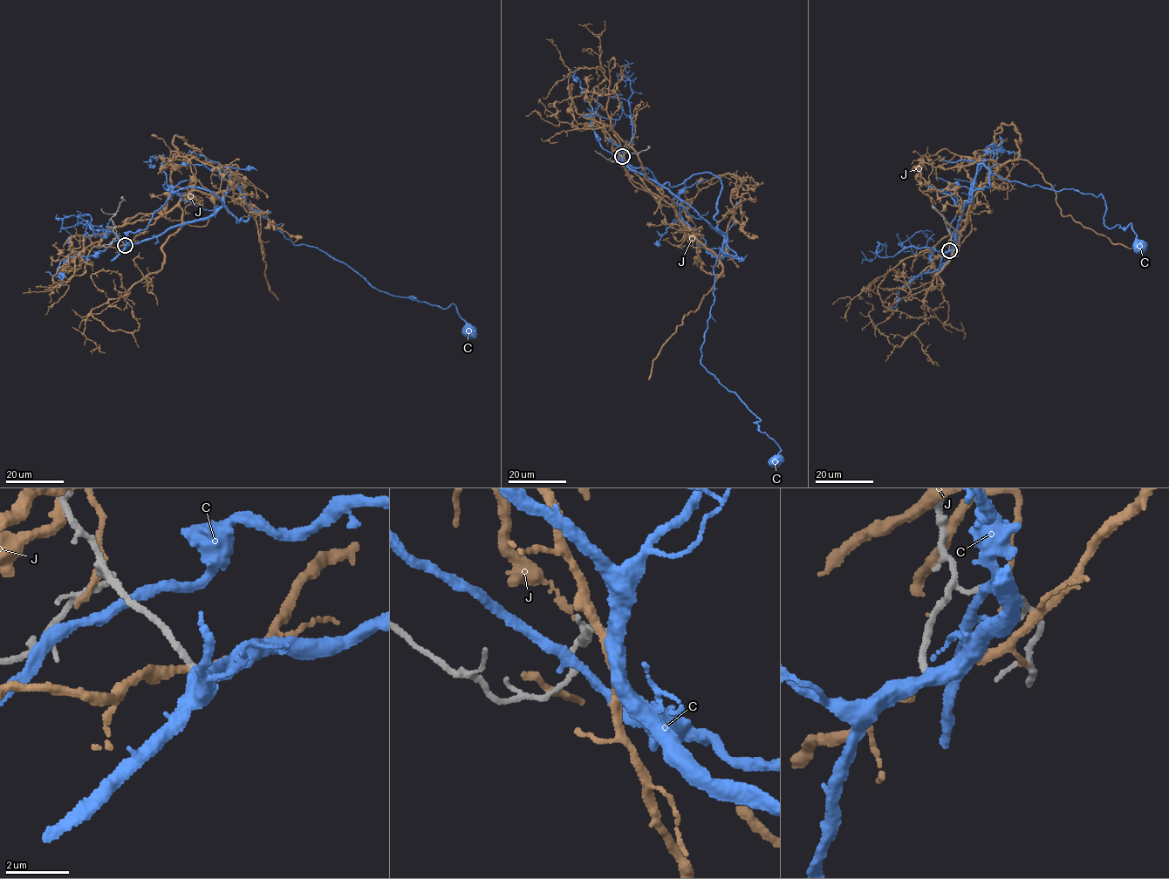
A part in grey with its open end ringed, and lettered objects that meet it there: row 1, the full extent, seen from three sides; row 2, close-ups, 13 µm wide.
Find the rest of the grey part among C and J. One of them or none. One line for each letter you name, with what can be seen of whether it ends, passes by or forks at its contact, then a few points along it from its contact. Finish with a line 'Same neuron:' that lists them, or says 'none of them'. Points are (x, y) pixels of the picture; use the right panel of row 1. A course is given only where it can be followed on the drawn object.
C: it passes by; it runs (949, 250), (984, 164), (1008, 180), (1101, 194), (1105, 226), (1124, 230), (1131, 223), (1138, 245)
Same neuron: C

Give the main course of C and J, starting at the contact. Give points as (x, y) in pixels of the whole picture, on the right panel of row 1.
C: (949, 250), (984, 164), (1008, 180), (1101, 194), (1105, 226), (1124, 230), (1131, 223), (1138, 245)
J: (949, 250), (969, 235), (974, 197), (957, 248), (924, 301), (925, 323), (899, 346), (872, 323), (865, 302)

